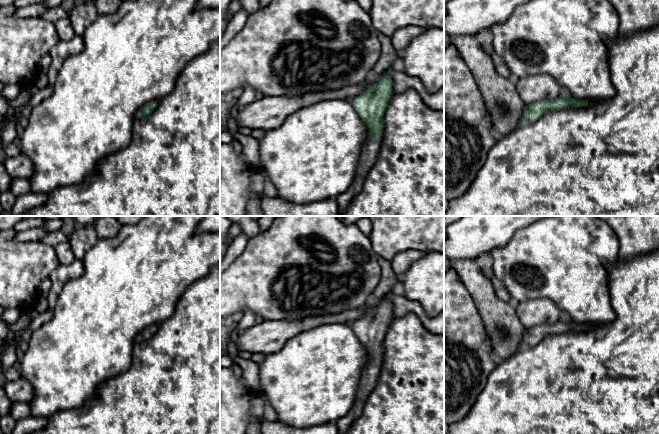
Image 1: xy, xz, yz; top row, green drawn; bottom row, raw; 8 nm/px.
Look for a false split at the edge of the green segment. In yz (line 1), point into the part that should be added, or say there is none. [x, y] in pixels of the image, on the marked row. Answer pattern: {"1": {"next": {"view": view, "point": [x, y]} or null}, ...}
{"1": {"next": {"view": "yz", "point": [591, 103]}}}

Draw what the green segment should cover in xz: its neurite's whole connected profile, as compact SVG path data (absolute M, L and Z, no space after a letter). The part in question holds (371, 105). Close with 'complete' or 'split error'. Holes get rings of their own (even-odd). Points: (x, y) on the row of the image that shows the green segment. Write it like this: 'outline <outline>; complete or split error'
outline M386 71L363 94L354 98L353 107L367 126L369 137L363 145L356 174L349 188L335 198L339 216L362 191L365 179L374 166L382 146L383 117L392 95L392 79Z; split error

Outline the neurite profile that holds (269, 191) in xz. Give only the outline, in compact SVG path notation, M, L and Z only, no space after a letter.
M260 170L260 171L264 176L264 188L263 188L263 192L261 194L261 198L273 198L273 197L276 197L277 196L276 187L269 180L267 174L263 170Z

